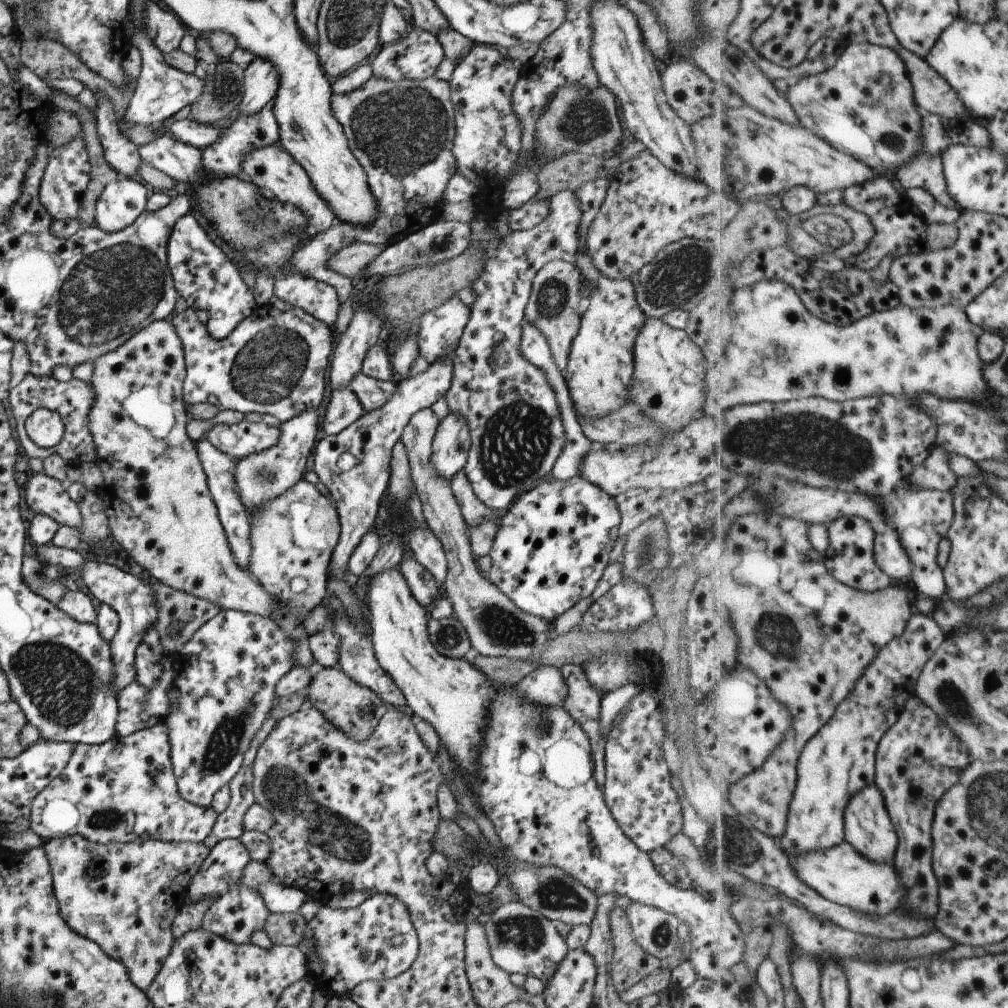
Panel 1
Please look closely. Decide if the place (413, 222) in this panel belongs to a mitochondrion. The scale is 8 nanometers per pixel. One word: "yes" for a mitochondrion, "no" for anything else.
no

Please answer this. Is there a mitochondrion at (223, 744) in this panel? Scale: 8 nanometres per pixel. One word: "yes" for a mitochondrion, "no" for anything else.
yes

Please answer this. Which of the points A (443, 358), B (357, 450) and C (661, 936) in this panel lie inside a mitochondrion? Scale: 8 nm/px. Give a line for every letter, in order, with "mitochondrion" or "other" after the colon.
A: other
B: other
C: mitochondrion

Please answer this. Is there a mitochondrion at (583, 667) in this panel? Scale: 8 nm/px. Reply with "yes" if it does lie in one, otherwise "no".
no

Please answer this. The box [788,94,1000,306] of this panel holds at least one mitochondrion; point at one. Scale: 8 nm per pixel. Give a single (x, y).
(894, 142)

